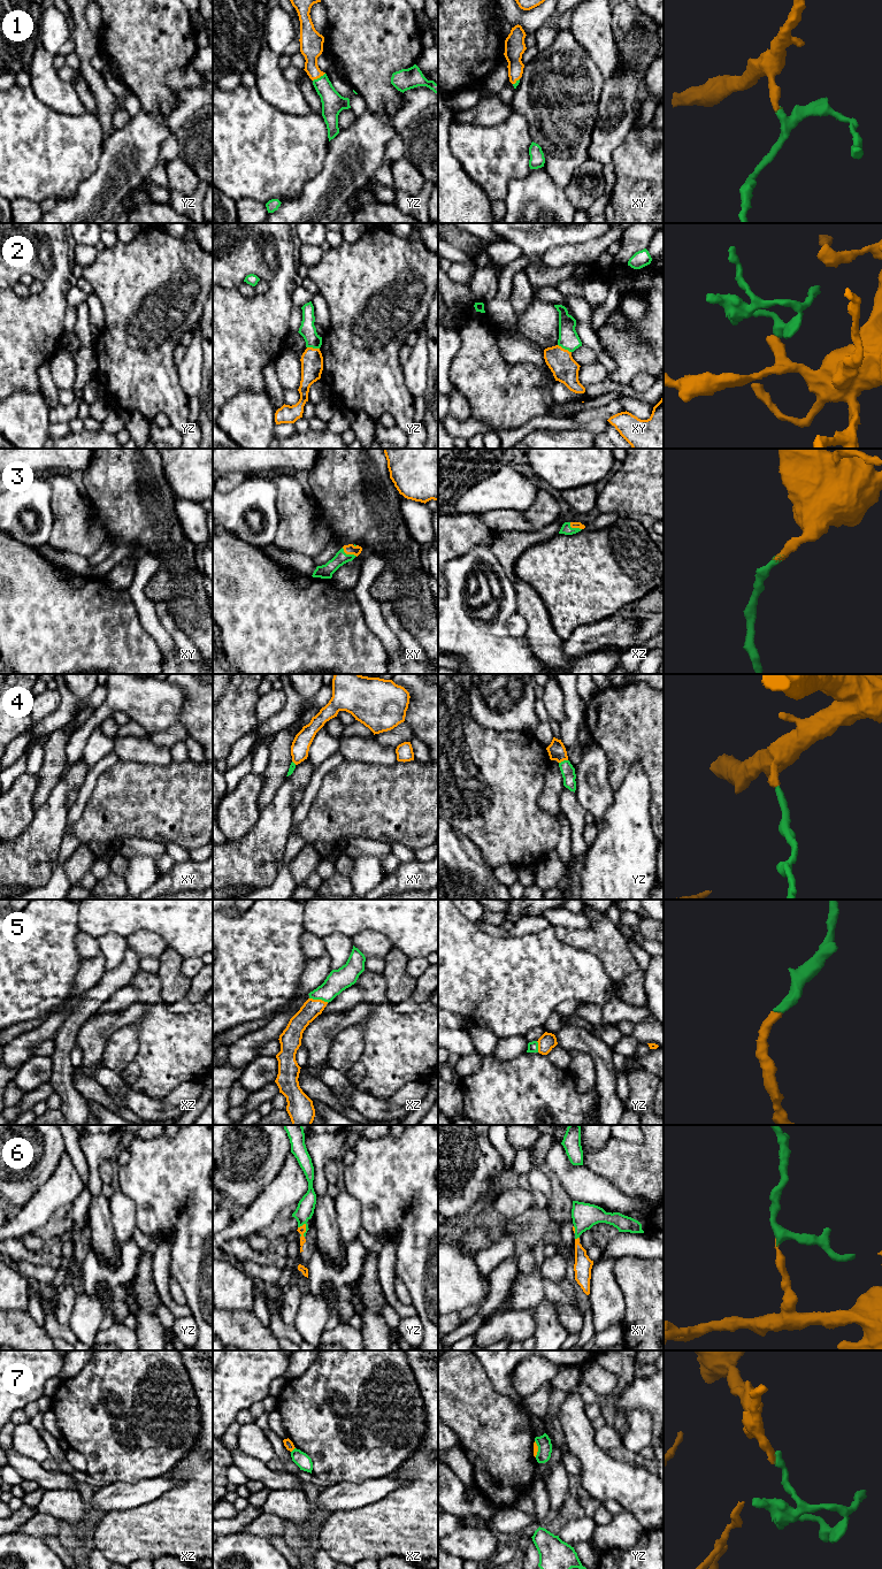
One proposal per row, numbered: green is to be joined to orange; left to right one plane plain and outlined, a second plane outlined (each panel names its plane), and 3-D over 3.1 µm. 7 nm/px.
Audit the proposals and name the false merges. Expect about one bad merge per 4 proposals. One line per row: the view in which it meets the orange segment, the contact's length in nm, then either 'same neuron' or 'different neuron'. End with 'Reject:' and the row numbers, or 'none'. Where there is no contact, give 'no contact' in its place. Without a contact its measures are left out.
1: yz | 110 nm | same neuron
2: xy | 110 nm | different neuron
3: xy | 130 nm | same neuron
4: yz | 70 nm | same neuron
5: xz | 140 nm | same neuron
6: yz | 110 nm | same neuron
7: xz | 50 nm | different neuron
Reject: 2, 7

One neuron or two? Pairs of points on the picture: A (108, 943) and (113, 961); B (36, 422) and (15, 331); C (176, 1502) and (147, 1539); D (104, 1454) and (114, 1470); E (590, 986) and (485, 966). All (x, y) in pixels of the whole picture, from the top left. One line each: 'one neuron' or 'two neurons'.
A: one neuron
B: two neurons
C: one neuron
D: one neuron
E: one neuron

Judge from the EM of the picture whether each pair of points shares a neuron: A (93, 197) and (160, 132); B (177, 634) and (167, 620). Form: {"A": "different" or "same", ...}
{"A": "same", "B": "same"}

